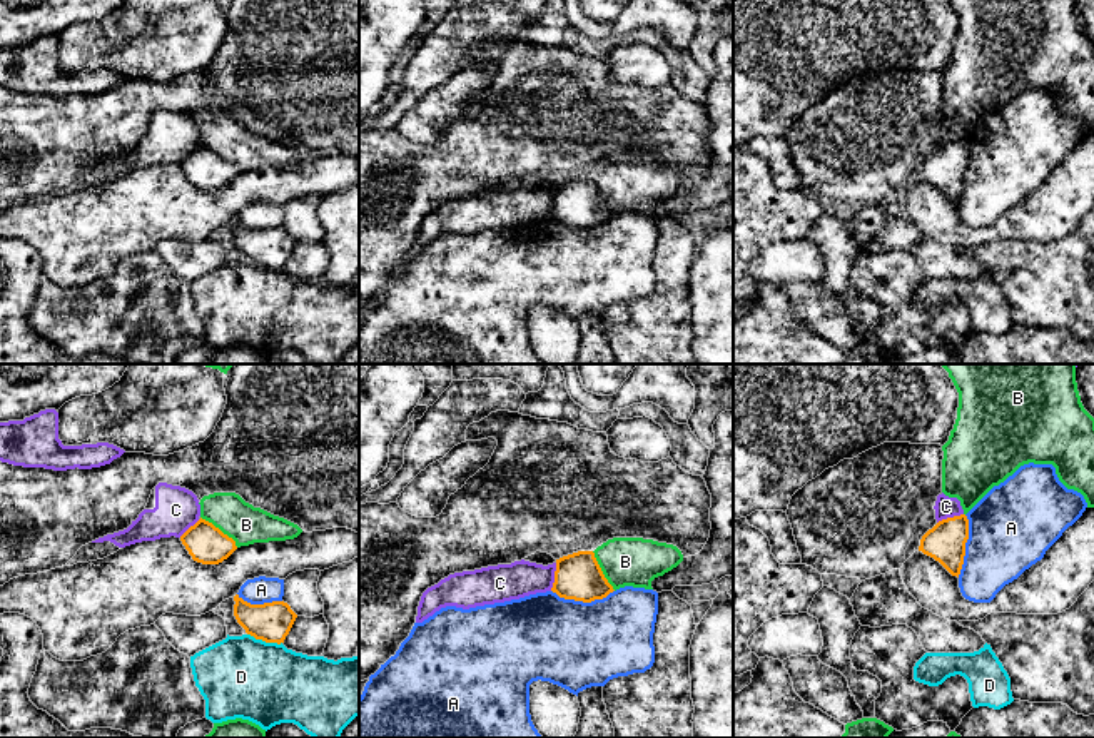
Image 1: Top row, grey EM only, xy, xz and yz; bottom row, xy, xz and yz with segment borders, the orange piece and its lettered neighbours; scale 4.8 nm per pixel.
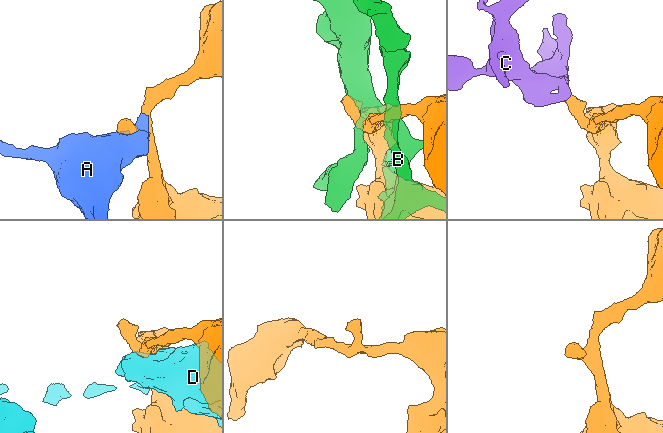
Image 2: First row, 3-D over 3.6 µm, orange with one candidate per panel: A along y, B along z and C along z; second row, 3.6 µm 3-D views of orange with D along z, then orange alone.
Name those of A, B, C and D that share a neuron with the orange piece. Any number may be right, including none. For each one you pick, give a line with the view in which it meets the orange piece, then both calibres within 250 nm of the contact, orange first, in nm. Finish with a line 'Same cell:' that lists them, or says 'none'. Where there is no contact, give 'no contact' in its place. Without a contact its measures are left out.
Same cell: none

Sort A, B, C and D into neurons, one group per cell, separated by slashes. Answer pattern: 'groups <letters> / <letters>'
groups A / B / C / D

